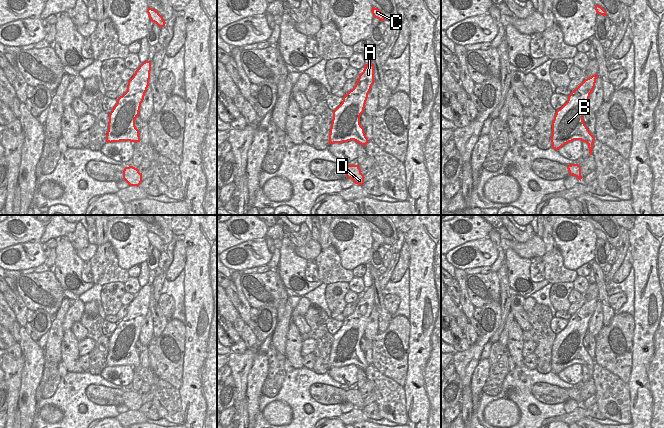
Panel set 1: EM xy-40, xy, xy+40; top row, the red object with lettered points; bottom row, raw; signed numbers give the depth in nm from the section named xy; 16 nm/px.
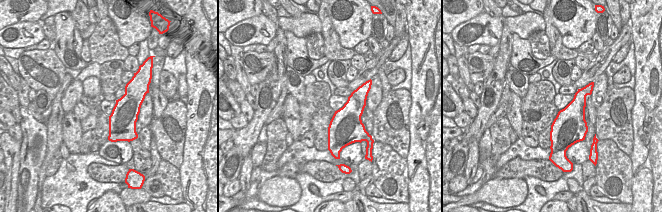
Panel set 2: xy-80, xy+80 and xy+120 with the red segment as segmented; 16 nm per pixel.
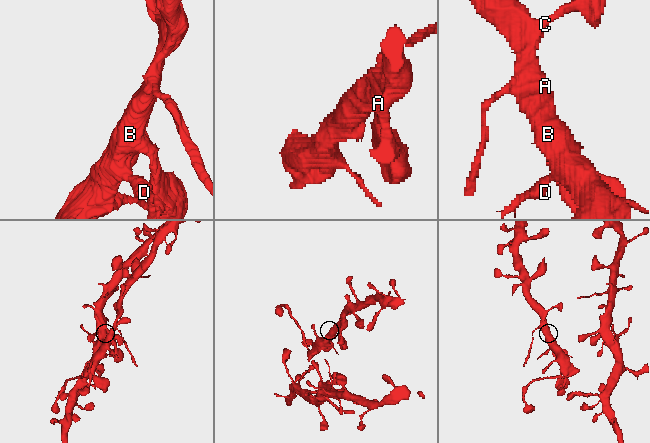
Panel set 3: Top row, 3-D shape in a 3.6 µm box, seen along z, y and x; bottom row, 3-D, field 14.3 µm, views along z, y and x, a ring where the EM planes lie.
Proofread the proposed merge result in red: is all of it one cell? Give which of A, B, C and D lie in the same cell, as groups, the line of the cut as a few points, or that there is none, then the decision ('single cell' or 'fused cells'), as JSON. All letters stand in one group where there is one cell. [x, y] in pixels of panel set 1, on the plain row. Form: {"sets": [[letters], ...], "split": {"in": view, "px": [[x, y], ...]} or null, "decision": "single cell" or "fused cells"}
{"sets": [["A", "B", "C", "D"]], "split": null, "decision": "single cell"}

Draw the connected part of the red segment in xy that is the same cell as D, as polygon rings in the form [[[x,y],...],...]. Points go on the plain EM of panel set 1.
[[[359,389],[346,390],[346,400],[354,405],[355,408],[364,408],[364,399],[361,397]]]

